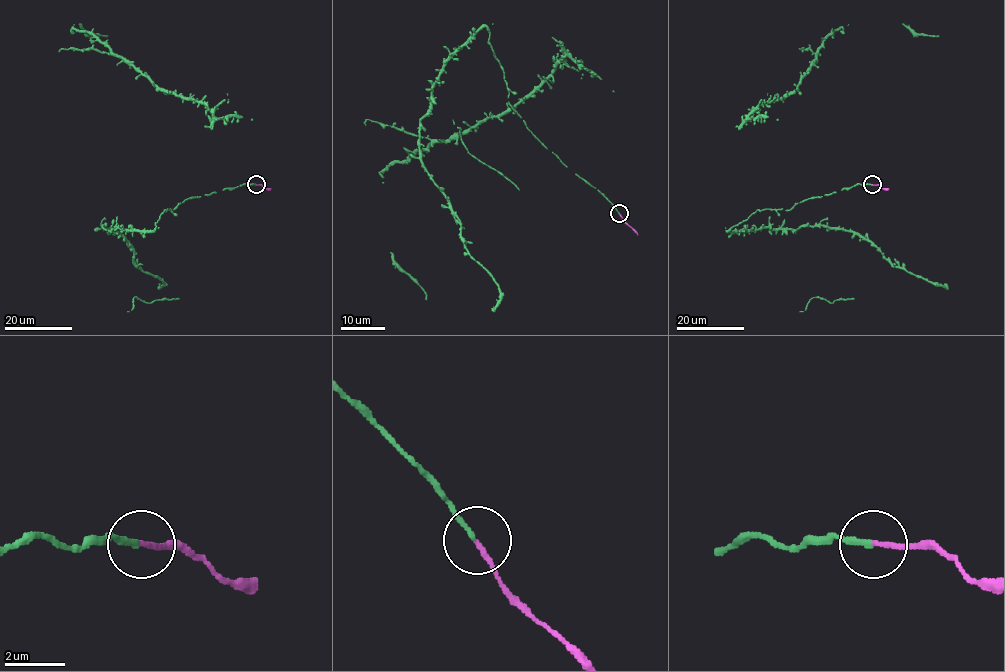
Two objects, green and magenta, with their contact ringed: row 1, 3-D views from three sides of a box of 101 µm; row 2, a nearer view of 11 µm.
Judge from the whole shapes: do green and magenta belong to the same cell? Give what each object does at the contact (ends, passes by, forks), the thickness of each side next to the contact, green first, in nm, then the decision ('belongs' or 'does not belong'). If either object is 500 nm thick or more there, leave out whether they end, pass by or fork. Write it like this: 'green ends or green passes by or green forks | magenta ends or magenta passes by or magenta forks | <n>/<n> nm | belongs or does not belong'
green ends | magenta ends | 180/150 nm | does not belong

